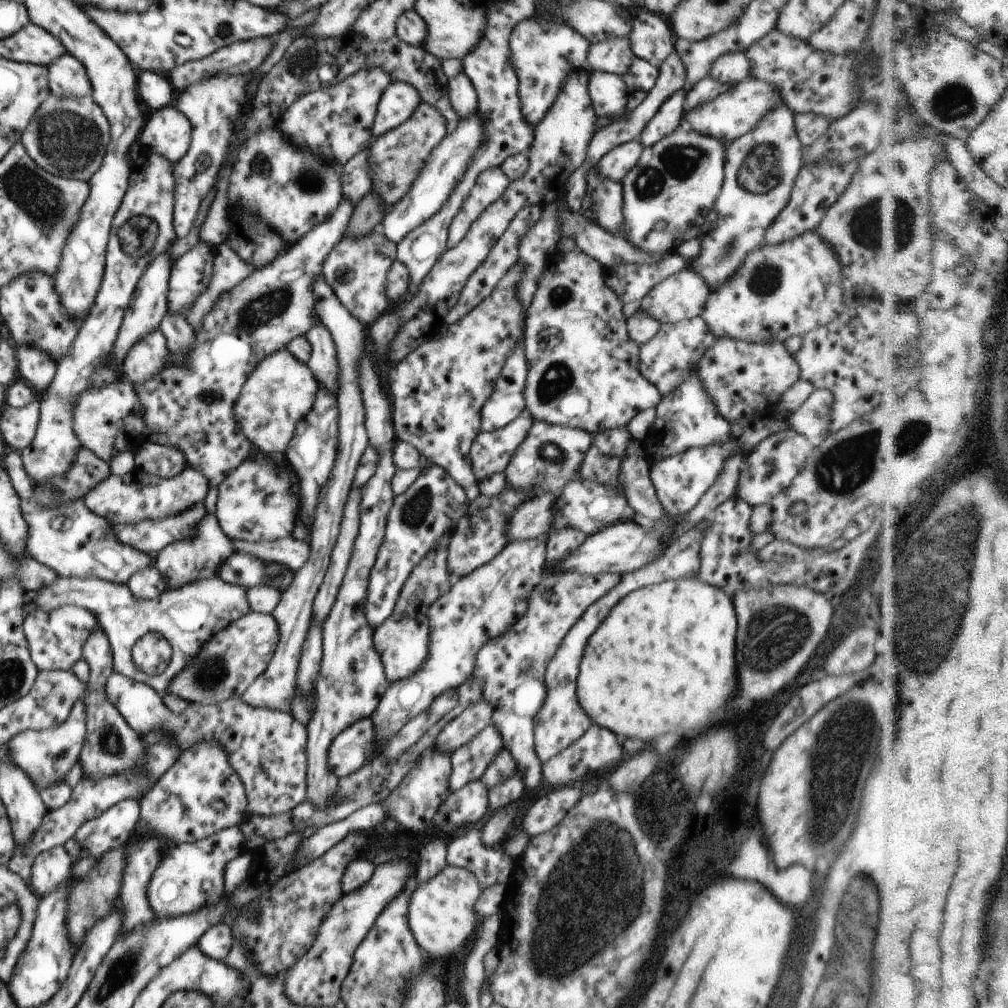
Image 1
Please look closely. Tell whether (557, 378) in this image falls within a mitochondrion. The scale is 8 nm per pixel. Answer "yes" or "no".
yes

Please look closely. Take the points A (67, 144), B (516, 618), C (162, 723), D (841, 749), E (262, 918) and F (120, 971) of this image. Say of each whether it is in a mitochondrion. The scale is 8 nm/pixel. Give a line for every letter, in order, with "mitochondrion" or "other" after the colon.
A: mitochondrion
B: other
C: other
D: mitochondrion
E: mitochondrion
F: mitochondrion

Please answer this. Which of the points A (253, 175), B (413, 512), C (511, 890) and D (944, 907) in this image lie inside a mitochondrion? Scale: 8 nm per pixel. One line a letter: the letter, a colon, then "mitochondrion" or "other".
A: other
B: mitochondrion
C: other
D: other

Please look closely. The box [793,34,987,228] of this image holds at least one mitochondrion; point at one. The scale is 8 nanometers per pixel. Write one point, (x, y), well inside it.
(954, 101)

